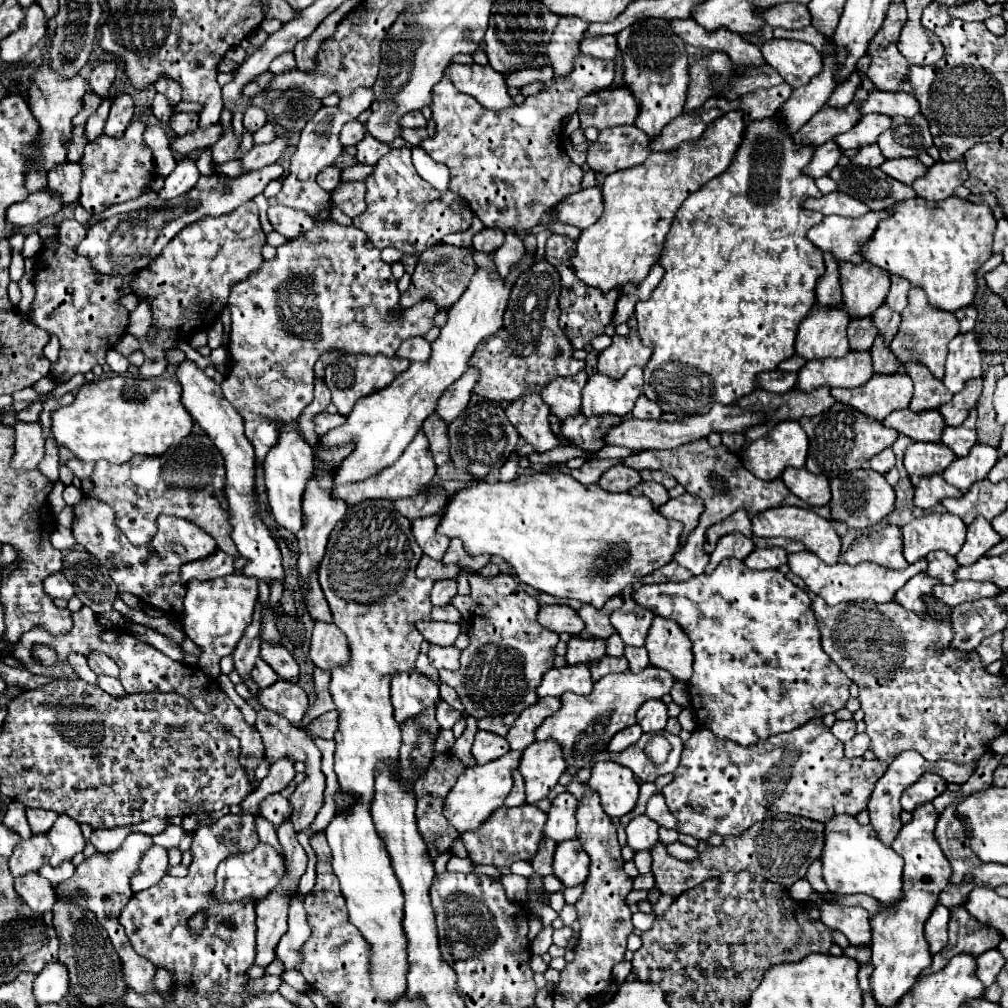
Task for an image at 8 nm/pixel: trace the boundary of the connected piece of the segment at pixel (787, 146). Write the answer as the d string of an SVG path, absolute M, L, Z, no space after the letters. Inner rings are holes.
M778 115L772 117L772 119L766 119L766 121L748 123L744 141L742 141L734 161L730 163L730 167L722 175L718 175L718 179L712 179L710 183L706 183L706 187L702 187L702 191L696 191L694 195L690 195L690 199L686 199L682 203L682 207L676 211L674 223L672 223L672 227L670 227L670 231L666 235L666 247L664 247L662 257L658 261L666 269L666 275L662 277L660 285L652 291L650 299L644 301L644 303L638 303L638 307L636 307L636 321L638 321L640 341L644 345L650 345L652 351L654 351L648 365L644 367L644 395L648 399L652 399L654 403L658 403L664 413L674 413L676 417L688 417L688 415L704 415L706 411L710 411L710 407L714 403L732 405L732 403L736 403L736 399L742 399L742 397L750 395L754 389L758 389L758 379L756 379L758 373L774 371L782 361L786 361L786 359L790 359L794 355L794 341L796 341L798 323L816 305L816 291L814 289L816 289L818 279L824 275L822 253L806 237L806 233L814 225L818 225L822 221L822 215L814 213L814 211L806 211L802 207L802 203L808 197L822 195L818 191L814 179L802 175L802 169L810 163L812 151L814 151L812 147L804 147L802 151L794 151L792 135L780 123Z

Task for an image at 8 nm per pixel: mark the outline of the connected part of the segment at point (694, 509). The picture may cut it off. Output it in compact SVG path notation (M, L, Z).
M684 493L682 497L678 499L670 499L668 503L664 503L660 509L658 509L666 519L674 519L674 521L680 521L684 523L684 533L680 537L680 541L684 543L686 537L696 529L698 525L698 519L704 511L704 503L700 497L696 495L690 495L690 493Z

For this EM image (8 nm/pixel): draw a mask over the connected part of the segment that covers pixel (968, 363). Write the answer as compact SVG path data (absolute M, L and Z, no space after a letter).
M958 333L950 345L948 345L948 361L946 361L946 373L942 377L942 383L952 391L958 393L968 379L982 377L982 357L980 347L976 341L976 335L970 333Z

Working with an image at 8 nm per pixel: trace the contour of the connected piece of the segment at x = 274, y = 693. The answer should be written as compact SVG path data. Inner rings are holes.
M276 681L270 687L262 689L260 695L258 695L258 701L266 709L288 719L290 723L300 721L304 717L306 709L308 709L306 691L300 685L286 683L286 681Z

